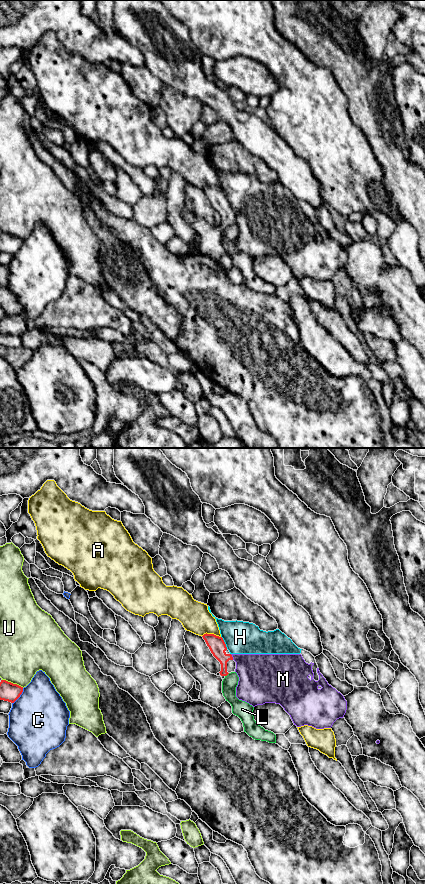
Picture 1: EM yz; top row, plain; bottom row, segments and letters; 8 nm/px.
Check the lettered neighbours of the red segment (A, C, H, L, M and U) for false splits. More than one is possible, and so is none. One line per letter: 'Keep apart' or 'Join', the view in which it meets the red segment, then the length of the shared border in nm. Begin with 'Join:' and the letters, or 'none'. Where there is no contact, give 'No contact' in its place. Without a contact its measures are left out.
Join: none
A: Keep apart. Touches red in yz. Shared border 150 nm
C: Keep apart. Touches red in yz. Shared border 160 nm
H: Keep apart. Touches red in yz. Shared border 120 nm
L: Keep apart. Touches red in yz. Shared border 50 nm
M: Keep apart. Touches red in yz. Shared border 50 nm
U: Keep apart. Touches red in yz. Shared border 190 nm

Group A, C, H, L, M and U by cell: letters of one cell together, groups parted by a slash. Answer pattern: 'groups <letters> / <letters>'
groups A / C / H M / L / U

